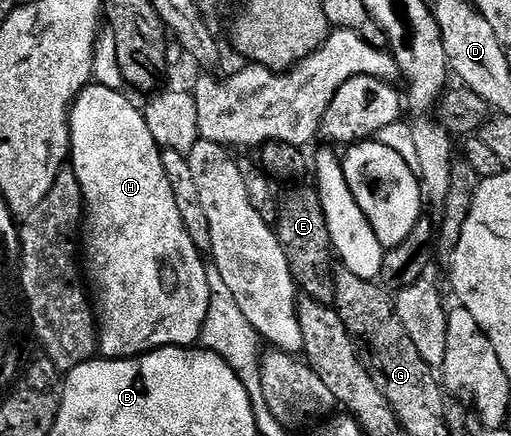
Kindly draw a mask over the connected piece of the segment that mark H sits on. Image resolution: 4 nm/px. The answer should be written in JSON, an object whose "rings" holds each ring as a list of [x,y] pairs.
{"rings":[[[91,84],[78,94],[68,119],[68,130],[72,136],[70,150],[70,167],[82,187],[84,196],[84,219],[82,222],[82,261],[88,264],[86,277],[96,284],[94,293],[94,309],[98,314],[98,353],[104,359],[121,357],[138,357],[142,353],[151,353],[154,349],[165,349],[171,345],[192,347],[199,342],[200,332],[206,323],[206,311],[210,307],[210,283],[206,279],[208,265],[202,258],[201,250],[196,248],[194,239],[186,231],[186,223],[182,223],[182,215],[178,215],[178,203],[174,203],[174,191],[170,191],[170,179],[166,179],[166,171],[162,167],[162,150],[156,144],[154,135],[150,135],[150,127],[146,127],[143,112],[119,89],[111,89],[105,85]]]}

